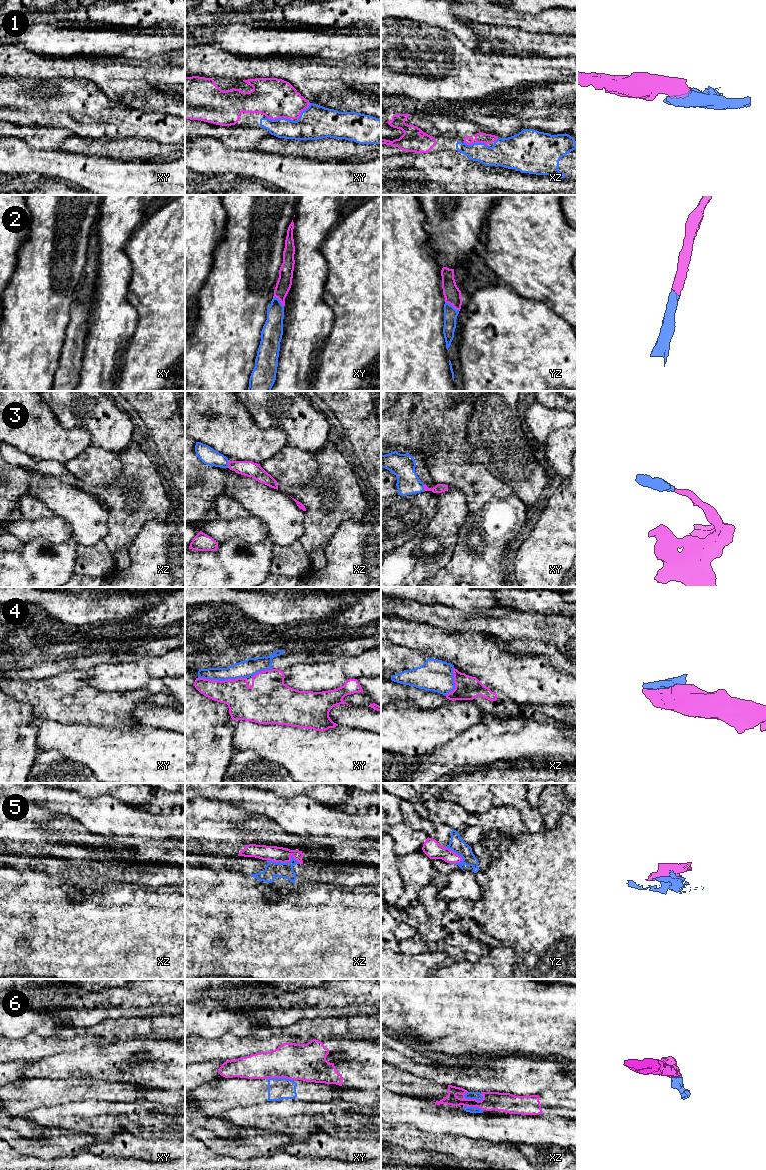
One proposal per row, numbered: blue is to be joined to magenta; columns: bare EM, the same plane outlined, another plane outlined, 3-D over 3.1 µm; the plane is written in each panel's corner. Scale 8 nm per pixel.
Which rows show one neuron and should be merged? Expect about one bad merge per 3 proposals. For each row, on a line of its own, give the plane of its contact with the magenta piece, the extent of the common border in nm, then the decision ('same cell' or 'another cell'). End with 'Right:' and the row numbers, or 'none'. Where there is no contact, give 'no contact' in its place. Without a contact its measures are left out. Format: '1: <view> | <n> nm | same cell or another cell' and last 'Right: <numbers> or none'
1: xy | 200 nm | same cell
2: yz | 140 nm | same cell
3: xz | 70 nm | same cell
4: xy | 400 nm | another cell
5: xz | 260 nm | another cell
6: xz | 170 nm | another cell
Right: 1, 2, 3

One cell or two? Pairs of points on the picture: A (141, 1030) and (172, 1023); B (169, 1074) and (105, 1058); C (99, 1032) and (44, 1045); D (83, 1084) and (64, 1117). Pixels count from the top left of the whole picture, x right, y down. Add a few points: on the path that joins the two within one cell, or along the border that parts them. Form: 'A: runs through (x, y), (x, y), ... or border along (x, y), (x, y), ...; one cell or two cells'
A: runs through (149, 1027), (164, 1026); one cell
B: runs through (153, 1073), (132, 1073), (121, 1066); one cell
C: runs through (85, 1035), (58, 1042); one cell
D: border along (96, 1098), (71, 1100), (50, 1106); two cells

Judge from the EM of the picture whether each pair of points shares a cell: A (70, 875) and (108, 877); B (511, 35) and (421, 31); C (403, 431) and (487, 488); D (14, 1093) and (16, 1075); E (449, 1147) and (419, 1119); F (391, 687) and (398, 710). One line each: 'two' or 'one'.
A: one
B: two
C: one
D: two
E: two
F: two

